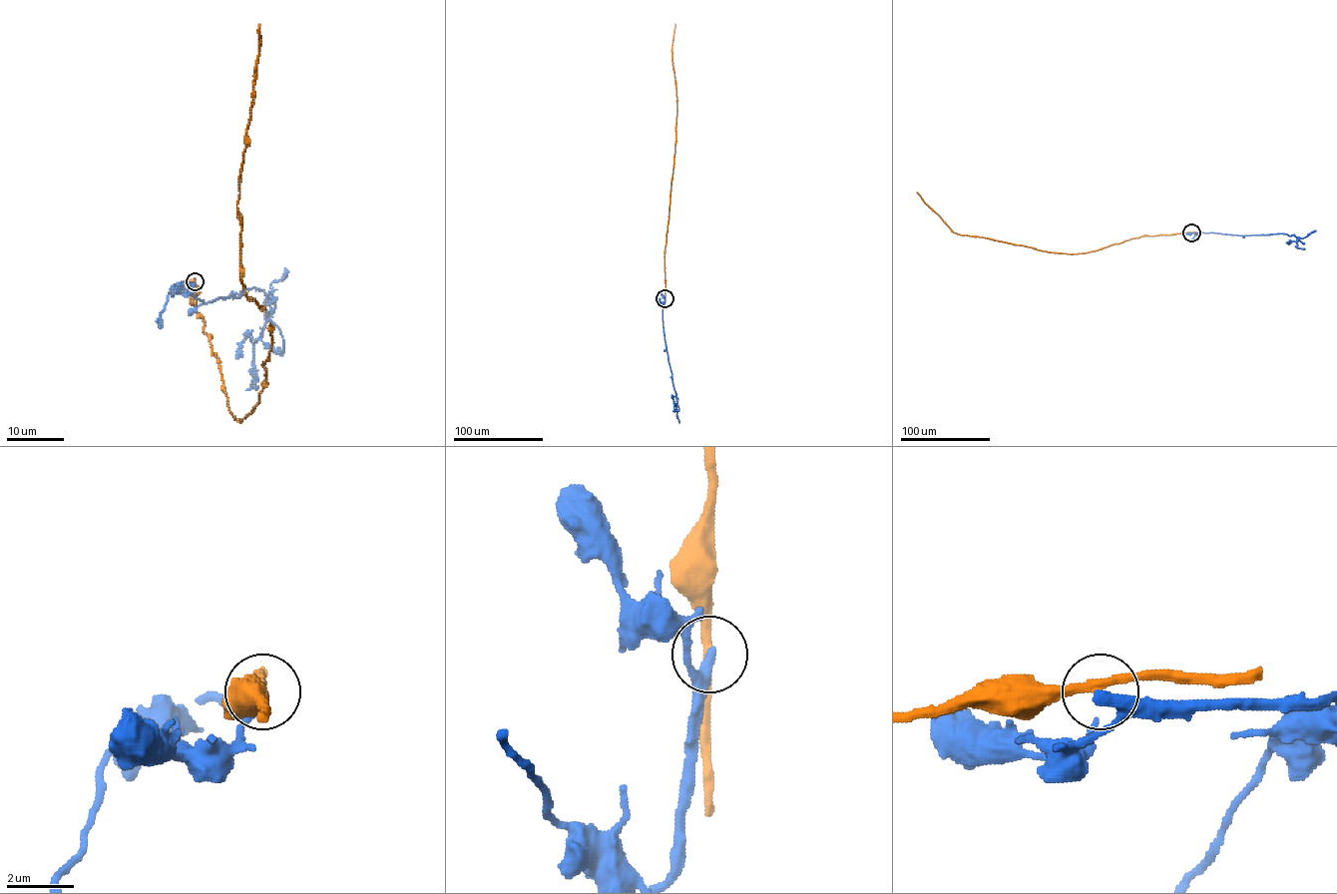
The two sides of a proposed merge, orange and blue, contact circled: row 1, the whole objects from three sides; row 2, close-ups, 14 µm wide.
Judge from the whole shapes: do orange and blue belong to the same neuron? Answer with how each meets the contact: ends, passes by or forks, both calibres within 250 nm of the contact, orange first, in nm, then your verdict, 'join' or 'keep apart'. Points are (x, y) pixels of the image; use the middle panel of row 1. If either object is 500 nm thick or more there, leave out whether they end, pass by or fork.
orange passes by; blue passes by; calibres 260 and 280 nm; keep apart

